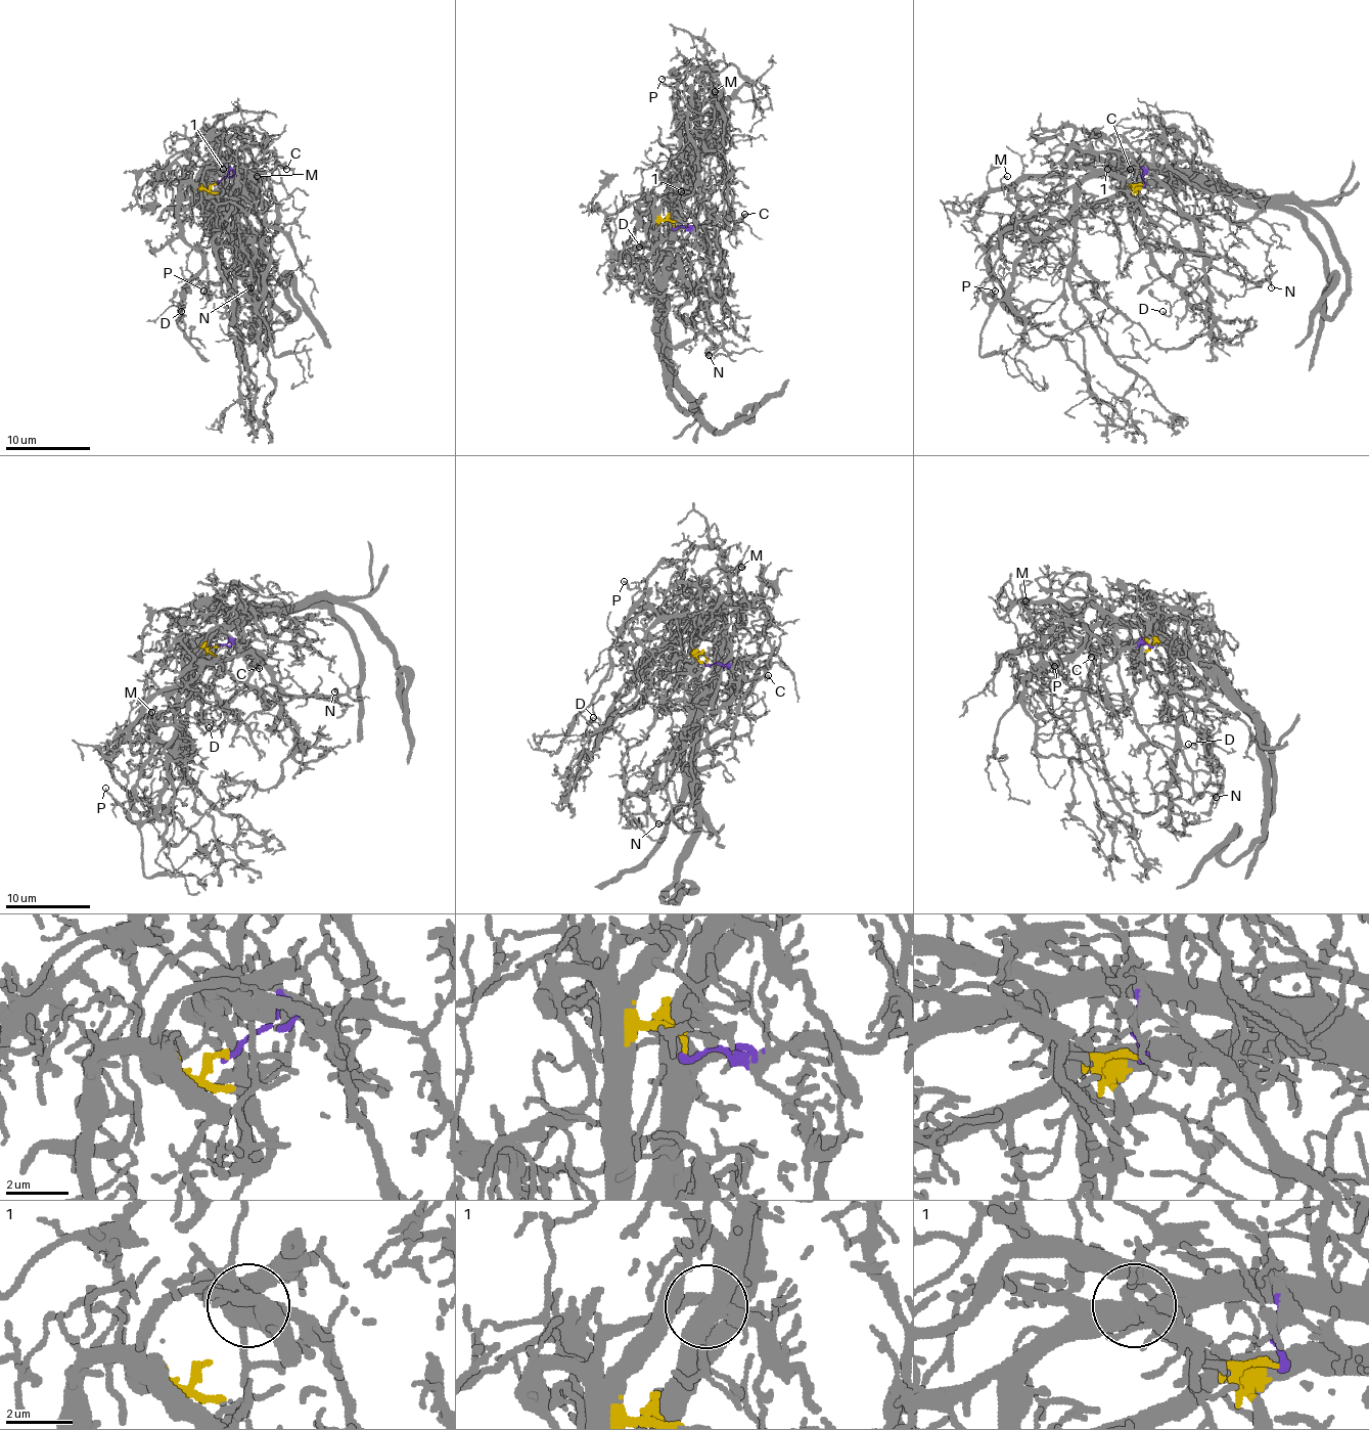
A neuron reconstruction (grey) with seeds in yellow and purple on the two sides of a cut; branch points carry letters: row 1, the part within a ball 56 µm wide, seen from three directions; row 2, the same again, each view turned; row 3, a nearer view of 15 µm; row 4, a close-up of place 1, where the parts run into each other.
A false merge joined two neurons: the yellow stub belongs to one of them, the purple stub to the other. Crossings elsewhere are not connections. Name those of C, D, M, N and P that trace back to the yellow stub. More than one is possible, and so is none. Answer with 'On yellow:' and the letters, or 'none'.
On yellow: D

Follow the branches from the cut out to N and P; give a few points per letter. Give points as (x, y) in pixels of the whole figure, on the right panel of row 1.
N: (1145, 184), (1145, 165), (1166, 169), (1175, 178), (1175, 204), (1193, 222), (1203, 256), (1272, 287)
P: (1145, 184), (1141, 163), (1094, 172), (1074, 208), (1016, 266), (980, 287), (993, 296), (995, 289)

